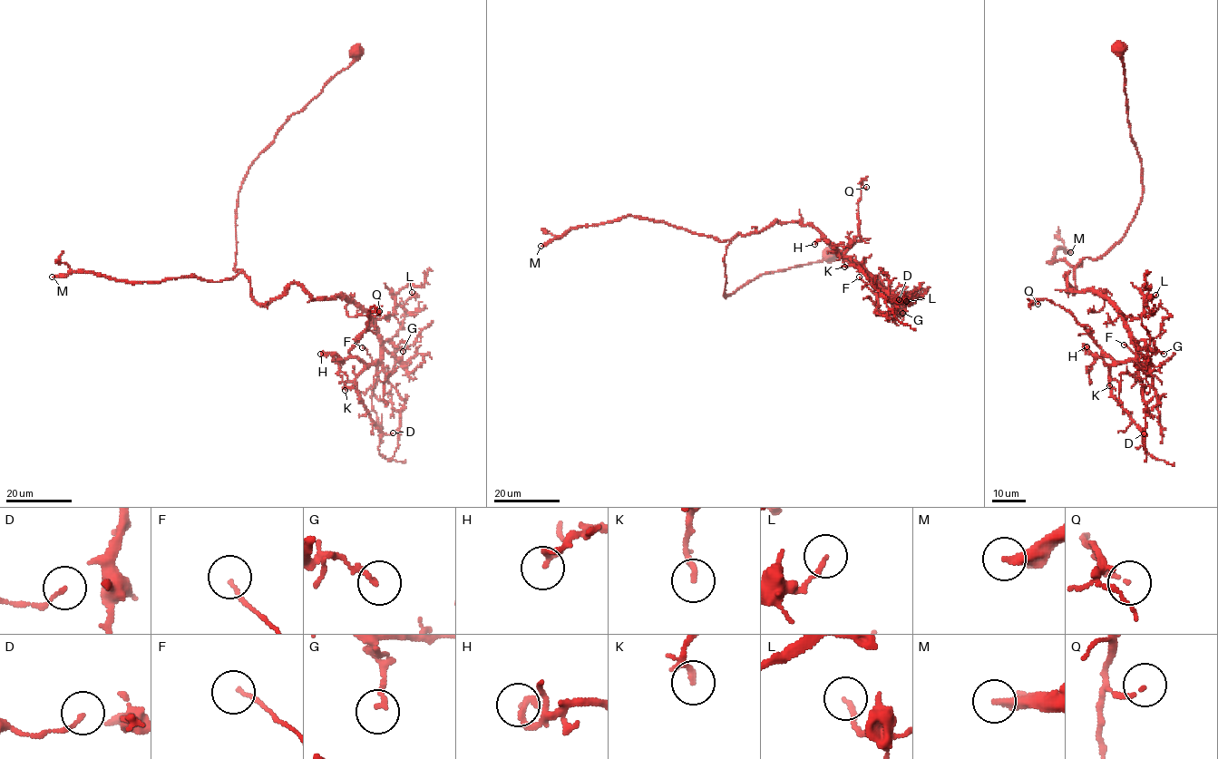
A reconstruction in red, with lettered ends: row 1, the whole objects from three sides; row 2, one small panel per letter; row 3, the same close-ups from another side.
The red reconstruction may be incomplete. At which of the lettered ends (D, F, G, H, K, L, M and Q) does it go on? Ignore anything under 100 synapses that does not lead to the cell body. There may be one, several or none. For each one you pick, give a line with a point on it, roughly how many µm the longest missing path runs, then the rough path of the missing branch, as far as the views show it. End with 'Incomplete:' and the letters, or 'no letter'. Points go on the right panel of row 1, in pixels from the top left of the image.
M: Place: (1070, 252). Missing length about 50 µm. Course of what is missing: (1070, 252), (1067, 251), (1041, 265), (1041, 255), (1035, 255), (1030, 258)
Incomplete: M

